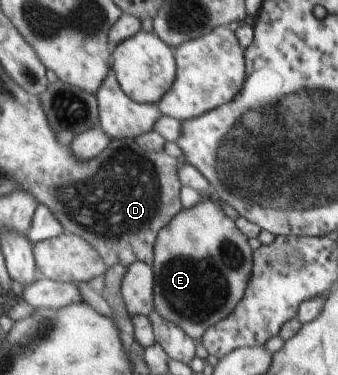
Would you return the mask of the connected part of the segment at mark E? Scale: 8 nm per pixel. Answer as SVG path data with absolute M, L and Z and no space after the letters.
M205 197L197 206L182 210L159 230L154 248L154 311L177 324L193 340L202 338L209 326L225 320L243 299L252 274L254 251L215 202Z

